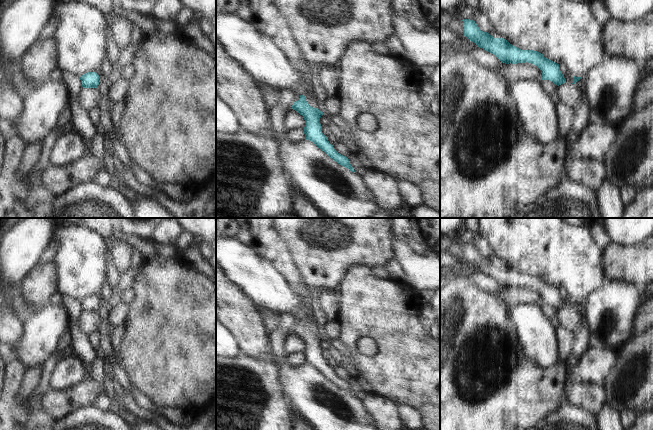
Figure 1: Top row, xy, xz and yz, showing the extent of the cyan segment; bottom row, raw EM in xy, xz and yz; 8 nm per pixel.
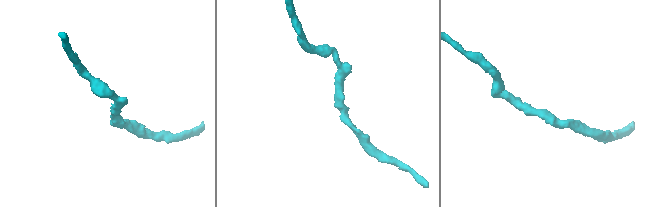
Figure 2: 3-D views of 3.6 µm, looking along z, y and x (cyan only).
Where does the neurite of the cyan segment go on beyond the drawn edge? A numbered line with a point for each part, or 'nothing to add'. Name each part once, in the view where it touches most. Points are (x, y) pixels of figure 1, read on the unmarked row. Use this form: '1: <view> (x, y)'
nothing to add.

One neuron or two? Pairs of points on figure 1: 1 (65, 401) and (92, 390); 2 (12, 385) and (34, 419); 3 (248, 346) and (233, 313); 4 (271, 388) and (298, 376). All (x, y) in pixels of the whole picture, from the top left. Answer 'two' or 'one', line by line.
1: one
2: one
3: one
4: two

